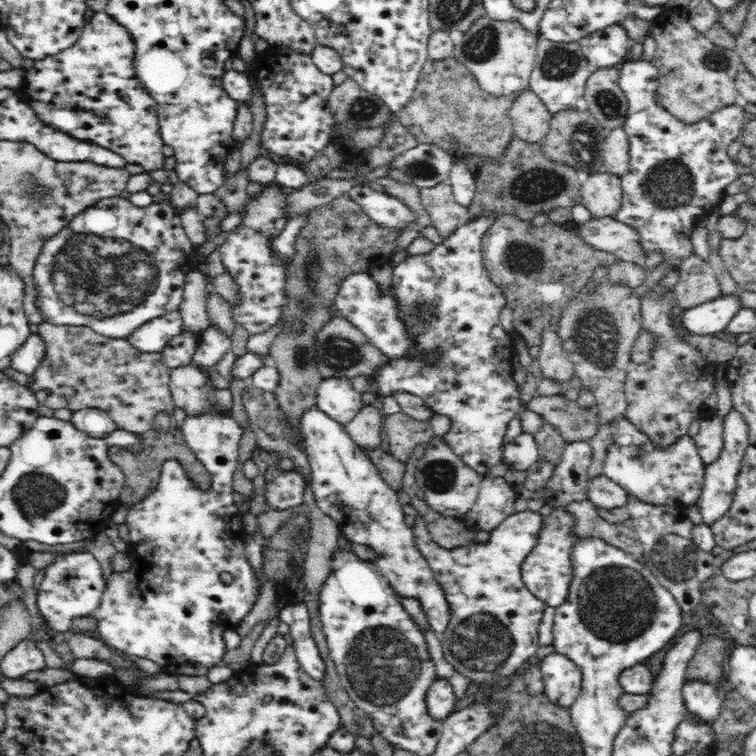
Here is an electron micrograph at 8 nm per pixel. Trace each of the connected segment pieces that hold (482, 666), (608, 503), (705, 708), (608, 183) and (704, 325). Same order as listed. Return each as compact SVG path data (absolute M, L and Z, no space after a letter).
M529 510L518 512L509 517L498 529L490 532L491 536L486 544L476 542L469 546L448 550L434 542L421 516L415 517L416 523L412 527L415 544L426 558L430 569L433 570L433 577L441 586L450 605L451 624L444 633L435 632L436 637L442 641L444 657L452 663L452 667L468 677L473 686L478 686L485 680L495 680L500 676L516 672L524 662L528 662L536 654L536 650L541 646L538 641L538 629L547 604L536 598L524 585L520 570L527 557L539 544L545 518Z
M604 474L594 477L588 484L588 501L604 510L624 507L629 495L620 485Z
M685 679L681 695L687 710L702 722L716 720L722 708L722 700L716 695L716 686L702 679Z
M599 171L581 184L582 205L594 218L613 217L621 207L623 197L620 177L614 173Z
M739 293L724 295L681 312L682 325L697 335L722 335L734 314L742 308Z

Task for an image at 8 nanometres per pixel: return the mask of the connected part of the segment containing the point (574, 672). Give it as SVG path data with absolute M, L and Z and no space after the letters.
M551 653L539 664L547 699L569 709L581 691L581 672L567 656Z

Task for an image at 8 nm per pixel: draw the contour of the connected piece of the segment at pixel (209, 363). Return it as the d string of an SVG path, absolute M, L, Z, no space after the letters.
M209 325L199 338L196 350L193 352L191 364L201 370L212 370L220 360L224 359L226 352L232 348L231 337L228 337L220 328Z

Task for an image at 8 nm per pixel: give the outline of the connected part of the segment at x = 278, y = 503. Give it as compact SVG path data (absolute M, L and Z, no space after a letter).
M296 470L284 471L266 484L265 496L271 510L283 511L304 503L306 478Z

